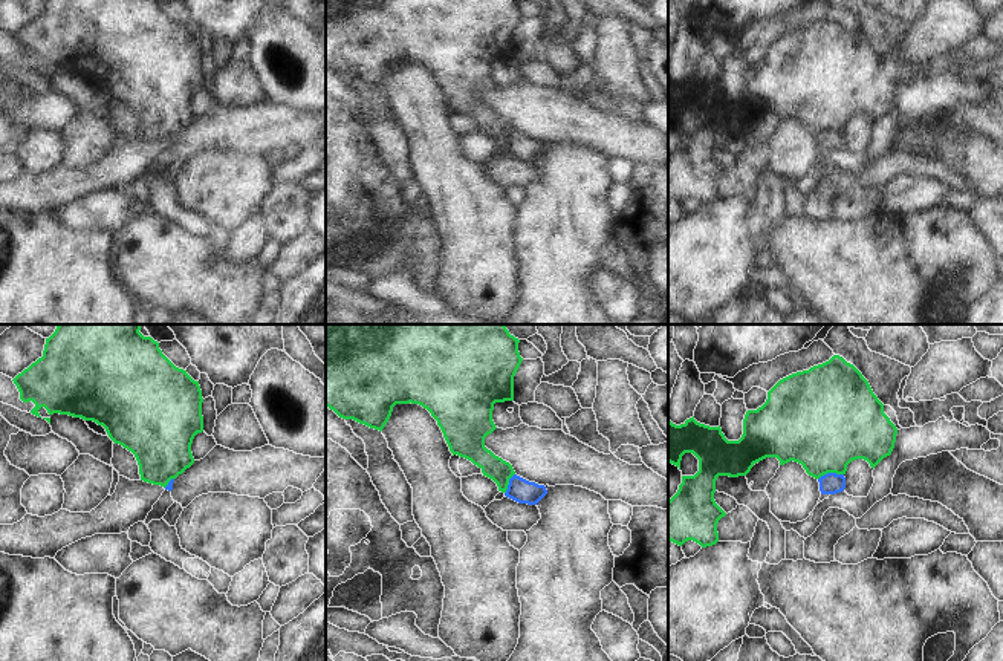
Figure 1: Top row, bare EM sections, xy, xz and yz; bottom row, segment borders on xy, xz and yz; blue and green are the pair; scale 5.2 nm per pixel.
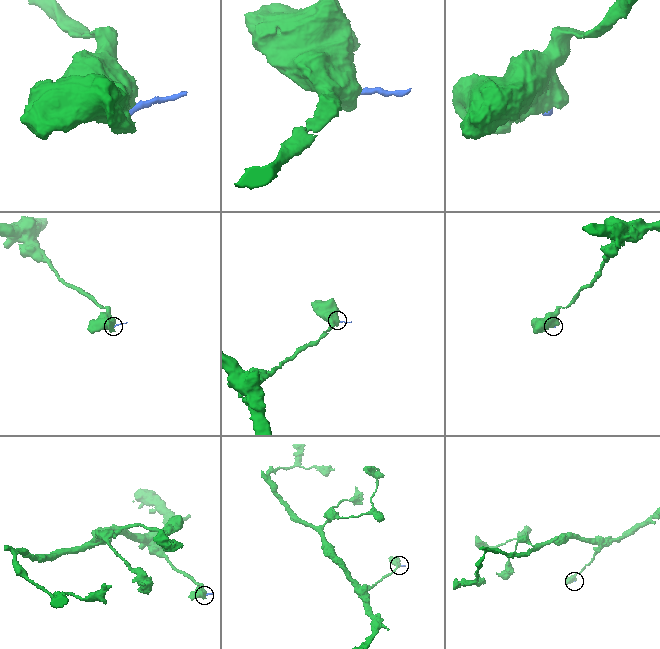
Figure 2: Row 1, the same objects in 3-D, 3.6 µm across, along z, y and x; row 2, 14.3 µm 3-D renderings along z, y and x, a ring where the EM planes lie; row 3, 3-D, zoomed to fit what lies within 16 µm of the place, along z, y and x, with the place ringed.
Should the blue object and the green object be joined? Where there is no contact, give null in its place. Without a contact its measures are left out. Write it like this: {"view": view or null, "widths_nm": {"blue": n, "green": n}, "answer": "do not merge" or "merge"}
{"view": "yz", "widths_nm": {"blue": 110, "green": 460}, "answer": "do not merge"}

